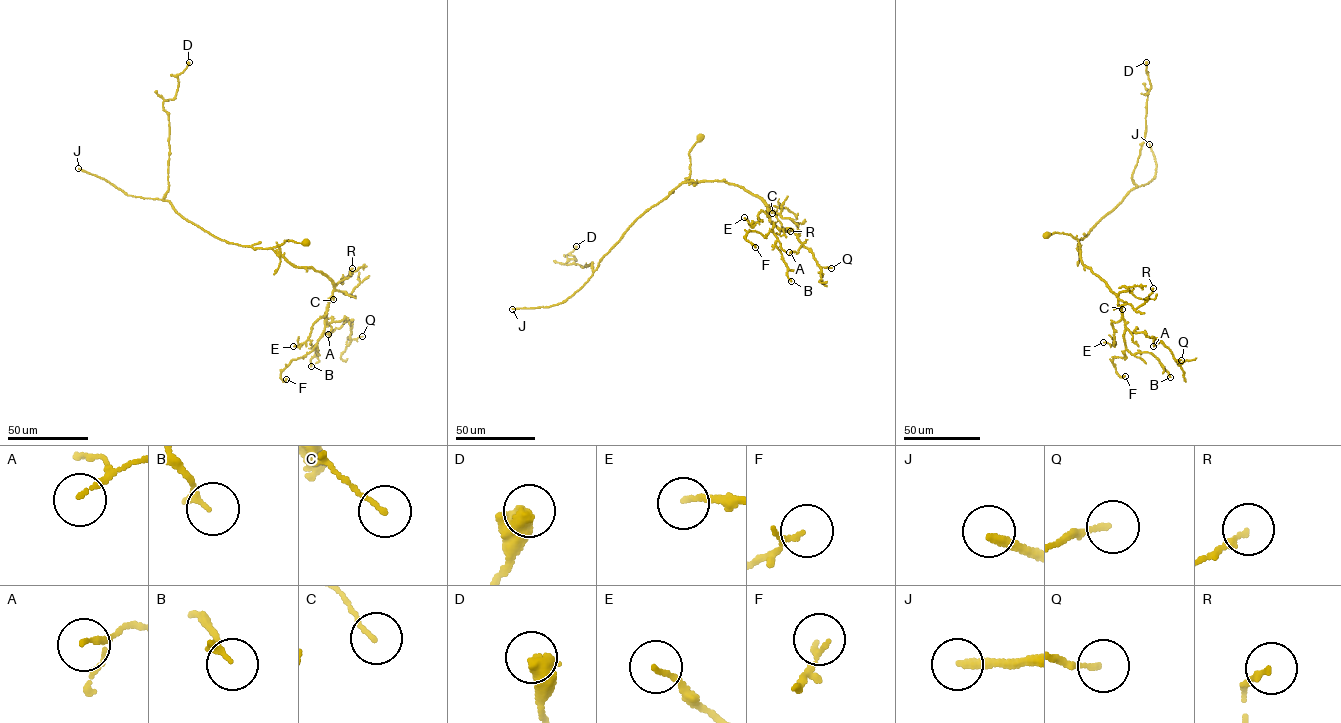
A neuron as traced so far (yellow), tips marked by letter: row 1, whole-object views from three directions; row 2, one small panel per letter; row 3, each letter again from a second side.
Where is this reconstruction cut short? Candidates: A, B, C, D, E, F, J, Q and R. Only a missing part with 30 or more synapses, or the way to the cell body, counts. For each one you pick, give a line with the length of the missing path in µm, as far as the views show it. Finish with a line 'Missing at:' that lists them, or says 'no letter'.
J: missing 110 µm
Missing at: J

